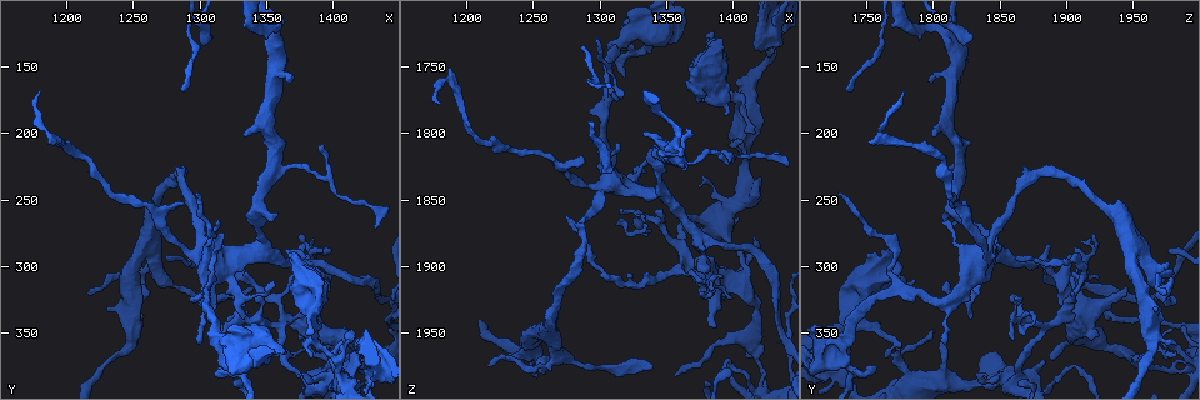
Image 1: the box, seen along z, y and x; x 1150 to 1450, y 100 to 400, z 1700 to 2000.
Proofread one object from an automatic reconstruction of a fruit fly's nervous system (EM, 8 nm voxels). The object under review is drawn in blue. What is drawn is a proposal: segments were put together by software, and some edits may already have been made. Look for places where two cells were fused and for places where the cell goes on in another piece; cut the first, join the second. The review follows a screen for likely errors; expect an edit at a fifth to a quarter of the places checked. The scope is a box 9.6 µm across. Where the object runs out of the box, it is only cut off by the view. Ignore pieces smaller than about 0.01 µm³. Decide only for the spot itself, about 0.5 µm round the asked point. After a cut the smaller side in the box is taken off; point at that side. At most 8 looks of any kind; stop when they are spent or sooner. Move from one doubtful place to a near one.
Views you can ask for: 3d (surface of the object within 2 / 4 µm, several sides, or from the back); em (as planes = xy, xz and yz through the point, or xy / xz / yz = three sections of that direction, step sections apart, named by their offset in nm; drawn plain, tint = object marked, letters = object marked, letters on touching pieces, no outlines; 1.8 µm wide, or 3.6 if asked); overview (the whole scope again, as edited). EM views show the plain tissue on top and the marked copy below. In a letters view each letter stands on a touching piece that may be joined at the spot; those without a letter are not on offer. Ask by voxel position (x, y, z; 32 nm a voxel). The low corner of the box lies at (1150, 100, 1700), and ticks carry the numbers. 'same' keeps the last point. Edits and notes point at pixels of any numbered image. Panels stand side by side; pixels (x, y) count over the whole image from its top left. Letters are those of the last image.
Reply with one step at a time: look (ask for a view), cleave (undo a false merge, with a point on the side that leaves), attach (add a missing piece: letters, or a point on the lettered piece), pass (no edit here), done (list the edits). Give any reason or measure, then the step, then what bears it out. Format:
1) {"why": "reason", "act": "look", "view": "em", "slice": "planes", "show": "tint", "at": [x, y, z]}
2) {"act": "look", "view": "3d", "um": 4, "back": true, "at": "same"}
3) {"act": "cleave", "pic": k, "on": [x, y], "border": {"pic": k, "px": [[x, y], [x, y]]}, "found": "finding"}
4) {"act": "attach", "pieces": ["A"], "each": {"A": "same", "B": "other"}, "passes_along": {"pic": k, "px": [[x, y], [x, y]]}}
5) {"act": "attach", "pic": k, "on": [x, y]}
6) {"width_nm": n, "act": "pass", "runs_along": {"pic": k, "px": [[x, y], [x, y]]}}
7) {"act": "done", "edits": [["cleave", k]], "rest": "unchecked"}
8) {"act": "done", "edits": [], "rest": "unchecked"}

{"why": "end of a long branch", "act": "look", "view": "em", "slice": "planes", "show": "letters", "at": [1340, 316, 1976]}

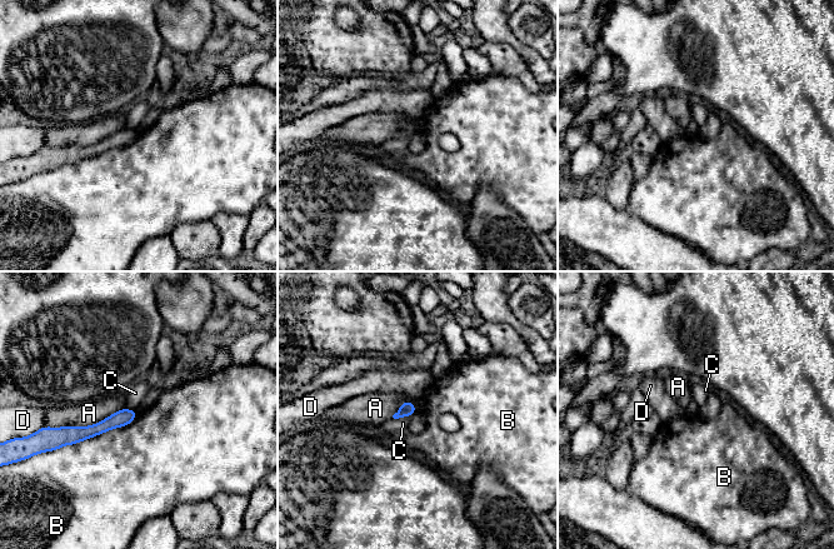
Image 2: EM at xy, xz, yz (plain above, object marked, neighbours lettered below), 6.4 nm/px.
{"width_nm": 90, "act": "pass", "each": {"A": "other", "B": "other", "C": "other", "D": "other"}, "border": {"pic": 2, "px": [[411, 414], [404, 418], [393, 418]]}, "found": "no lettered piece goes on from it"}

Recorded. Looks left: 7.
{"why": "sudden change in width", "act": "look", "view": "em", "slice": "yz", "step": 16, "show": "tint", "at": [1430, 374, 1718]}

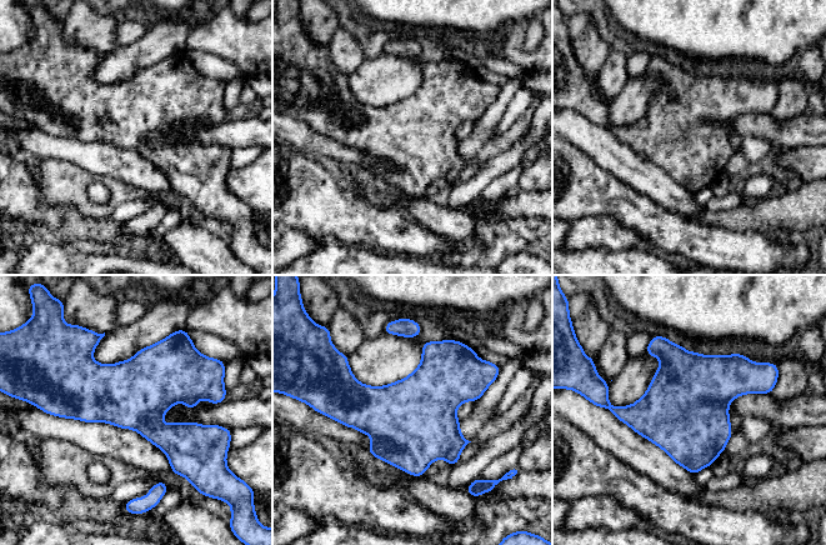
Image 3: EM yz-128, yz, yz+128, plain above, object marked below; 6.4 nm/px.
{"act": "look", "view": "em", "slice": "planes", "show": "letters", "at": "same"}

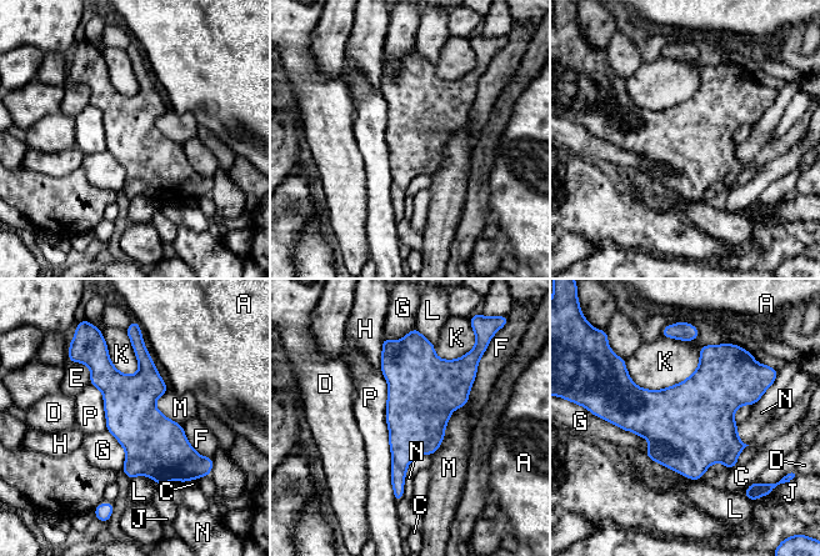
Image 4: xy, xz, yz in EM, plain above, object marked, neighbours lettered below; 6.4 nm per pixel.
{"act": "pass", "each": {"A": "other", "C": "other", "D": "other", "E": "other", "F": "other", "G": "other", "H": "other", "J": "other", "K": "other", "L": "other", "M": "other", "N": "other", "P": "other"}, "border": {"pic": 4, "px": [[604, 419], [644, 436], [649, 447]]}, "found": "continuous, no second cell"}

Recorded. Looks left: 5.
{"why": "sharp bend", "act": "look", "view": "em", "slice": "planes", "show": "letters", "at": [1344, 290, 1846]}

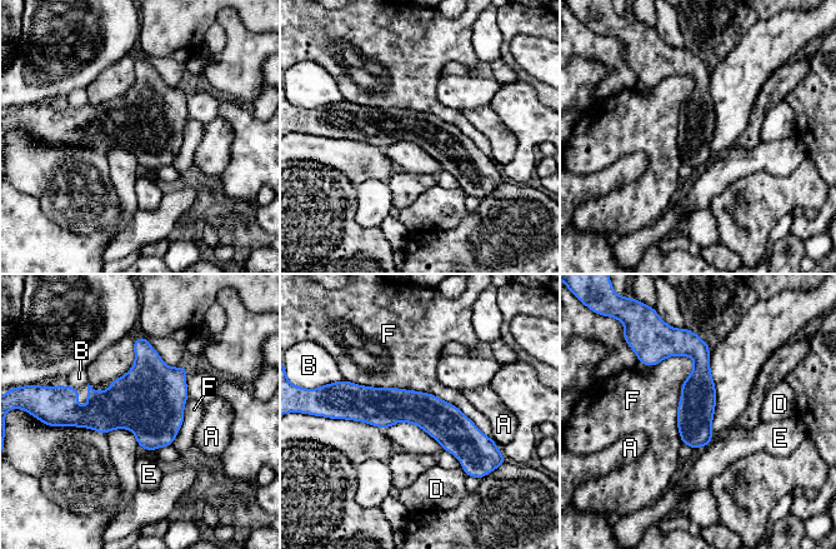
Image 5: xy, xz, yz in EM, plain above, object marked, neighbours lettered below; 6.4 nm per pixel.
{"act": "pass", "each": {"A": "other", "B": "other", "D": "other", "E": "other", "F": "other"}, "border": {"pic": 5, "px": [[344, 379], [431, 393], [490, 438]]}, "found": "all the same cell"}

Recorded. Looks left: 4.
{"act": "done", "edits": [], "rest": "unchecked"}

